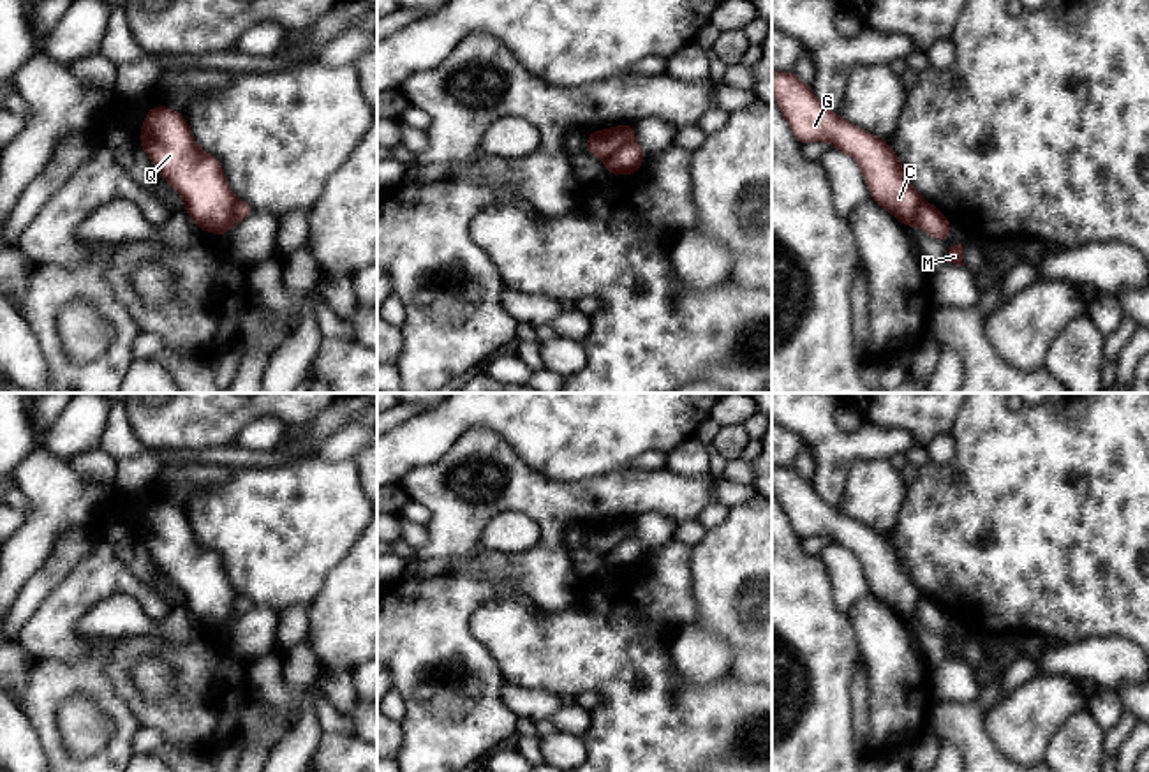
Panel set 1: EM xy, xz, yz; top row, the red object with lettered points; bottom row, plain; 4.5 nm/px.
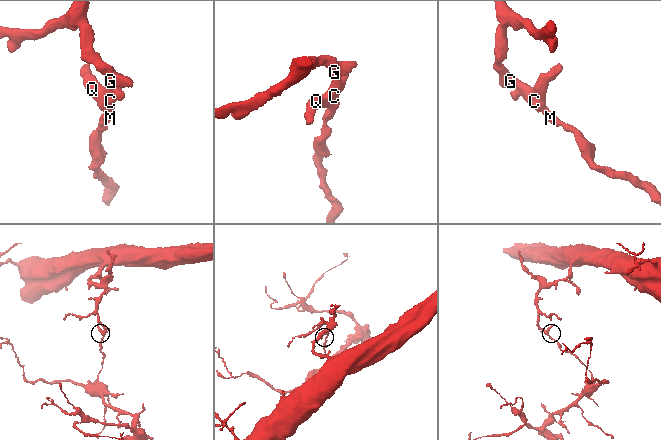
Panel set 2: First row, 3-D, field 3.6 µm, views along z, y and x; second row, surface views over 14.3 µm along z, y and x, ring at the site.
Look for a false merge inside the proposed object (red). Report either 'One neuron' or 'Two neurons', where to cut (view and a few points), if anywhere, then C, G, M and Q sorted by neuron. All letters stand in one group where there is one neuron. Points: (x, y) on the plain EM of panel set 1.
Two neurons. Split along xz (631, 534), (605, 556). Groups: C G Q / M

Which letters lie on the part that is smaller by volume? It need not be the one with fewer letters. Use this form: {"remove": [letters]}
{"remove": ["M"]}

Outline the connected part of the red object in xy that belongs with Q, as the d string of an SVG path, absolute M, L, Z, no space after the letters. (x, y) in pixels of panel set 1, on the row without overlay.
M166 501L150 502L139 538L153 562L183 592L196 620L220 631L229 627L240 594L227 580L220 555L194 536L187 513Z

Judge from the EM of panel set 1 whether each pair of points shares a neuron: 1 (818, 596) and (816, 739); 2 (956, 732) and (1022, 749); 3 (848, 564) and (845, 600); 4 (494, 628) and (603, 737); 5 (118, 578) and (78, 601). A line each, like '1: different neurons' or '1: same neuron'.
1: same neuron
2: different neurons
3: same neuron
4: same neuron
5: same neuron

